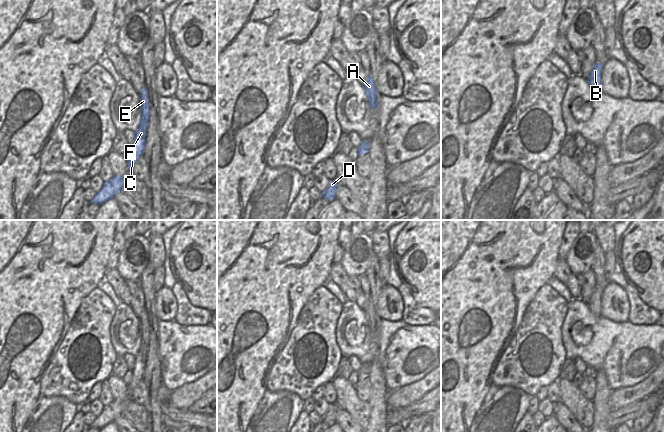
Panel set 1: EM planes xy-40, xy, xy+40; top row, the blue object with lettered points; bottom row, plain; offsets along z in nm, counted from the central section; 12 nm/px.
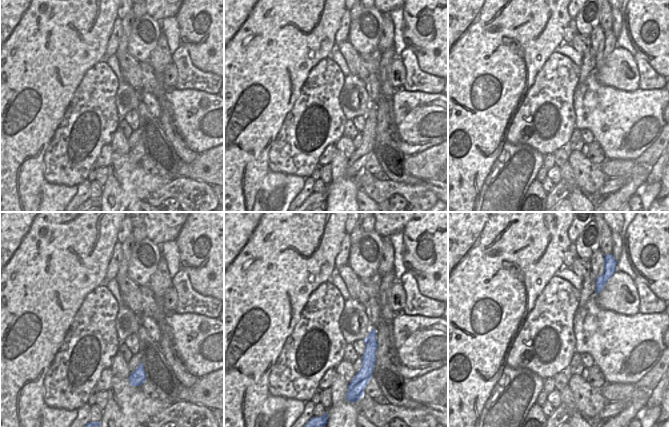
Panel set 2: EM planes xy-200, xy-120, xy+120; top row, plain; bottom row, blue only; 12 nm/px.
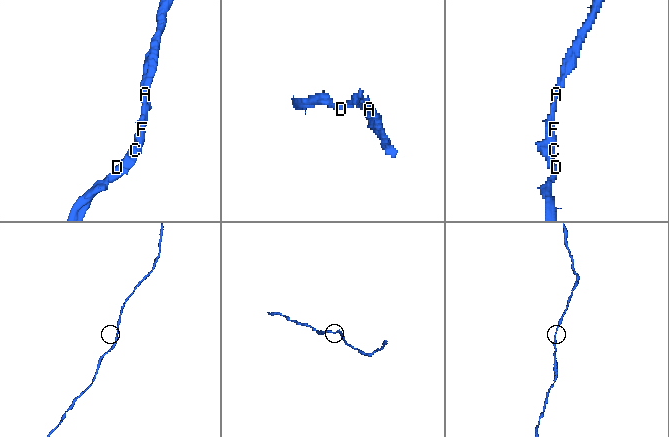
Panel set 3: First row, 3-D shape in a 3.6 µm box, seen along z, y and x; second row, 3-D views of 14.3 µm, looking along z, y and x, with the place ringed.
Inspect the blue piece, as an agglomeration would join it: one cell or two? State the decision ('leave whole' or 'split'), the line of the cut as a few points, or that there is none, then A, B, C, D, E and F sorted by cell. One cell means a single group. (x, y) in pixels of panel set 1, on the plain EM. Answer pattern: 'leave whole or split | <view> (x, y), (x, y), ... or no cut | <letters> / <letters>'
leave whole | no cut | A B C D E F

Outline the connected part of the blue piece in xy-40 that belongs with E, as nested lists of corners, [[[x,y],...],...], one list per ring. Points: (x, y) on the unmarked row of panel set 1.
[[[145,310],[141,313],[141,318],[139,320],[141,322],[141,328],[142,328],[141,344],[138,353],[134,357],[132,380],[128,384],[128,395],[130,397],[132,396],[133,389],[144,377],[146,354],[148,352],[148,347],[149,347],[150,325],[148,324],[148,316]]]

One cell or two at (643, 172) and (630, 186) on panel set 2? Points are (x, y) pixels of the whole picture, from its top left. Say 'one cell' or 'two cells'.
one cell

